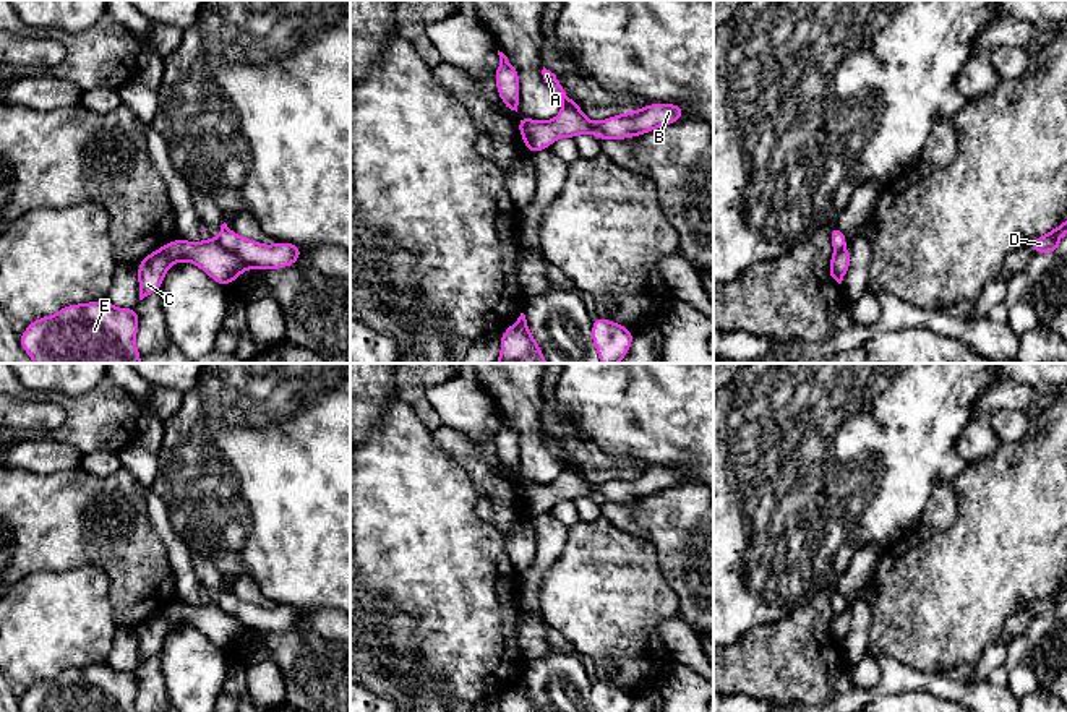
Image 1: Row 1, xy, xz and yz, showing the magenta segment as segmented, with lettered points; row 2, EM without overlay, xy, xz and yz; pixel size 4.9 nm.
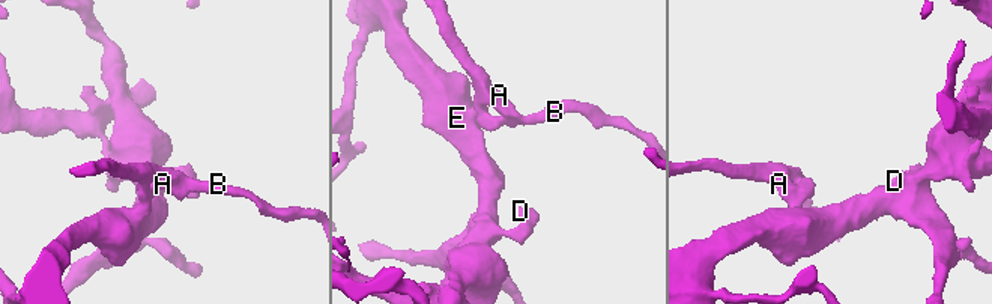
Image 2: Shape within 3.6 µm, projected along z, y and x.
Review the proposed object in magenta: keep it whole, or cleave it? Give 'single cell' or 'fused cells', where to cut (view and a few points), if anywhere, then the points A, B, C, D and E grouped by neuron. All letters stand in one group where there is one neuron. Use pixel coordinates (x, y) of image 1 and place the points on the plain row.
fused cells; cut in xy along (216, 605), (235, 615), (247, 631); A B D / C E

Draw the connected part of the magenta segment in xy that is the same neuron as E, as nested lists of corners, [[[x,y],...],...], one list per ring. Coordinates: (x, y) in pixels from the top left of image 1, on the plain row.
[[[109,663],[71,667],[29,686],[21,712],[136,712],[139,678]]]

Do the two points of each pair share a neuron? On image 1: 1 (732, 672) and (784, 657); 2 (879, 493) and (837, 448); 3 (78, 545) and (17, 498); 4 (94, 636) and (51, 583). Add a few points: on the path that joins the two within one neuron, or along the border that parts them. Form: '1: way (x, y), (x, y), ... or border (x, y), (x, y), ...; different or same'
1: way (745, 667), (771, 664); same
2: way (868, 482), (848, 459); same
3: way (64, 531), (55, 523), (42, 523), (31, 513); same
4: way (81, 623), (54, 596); same

